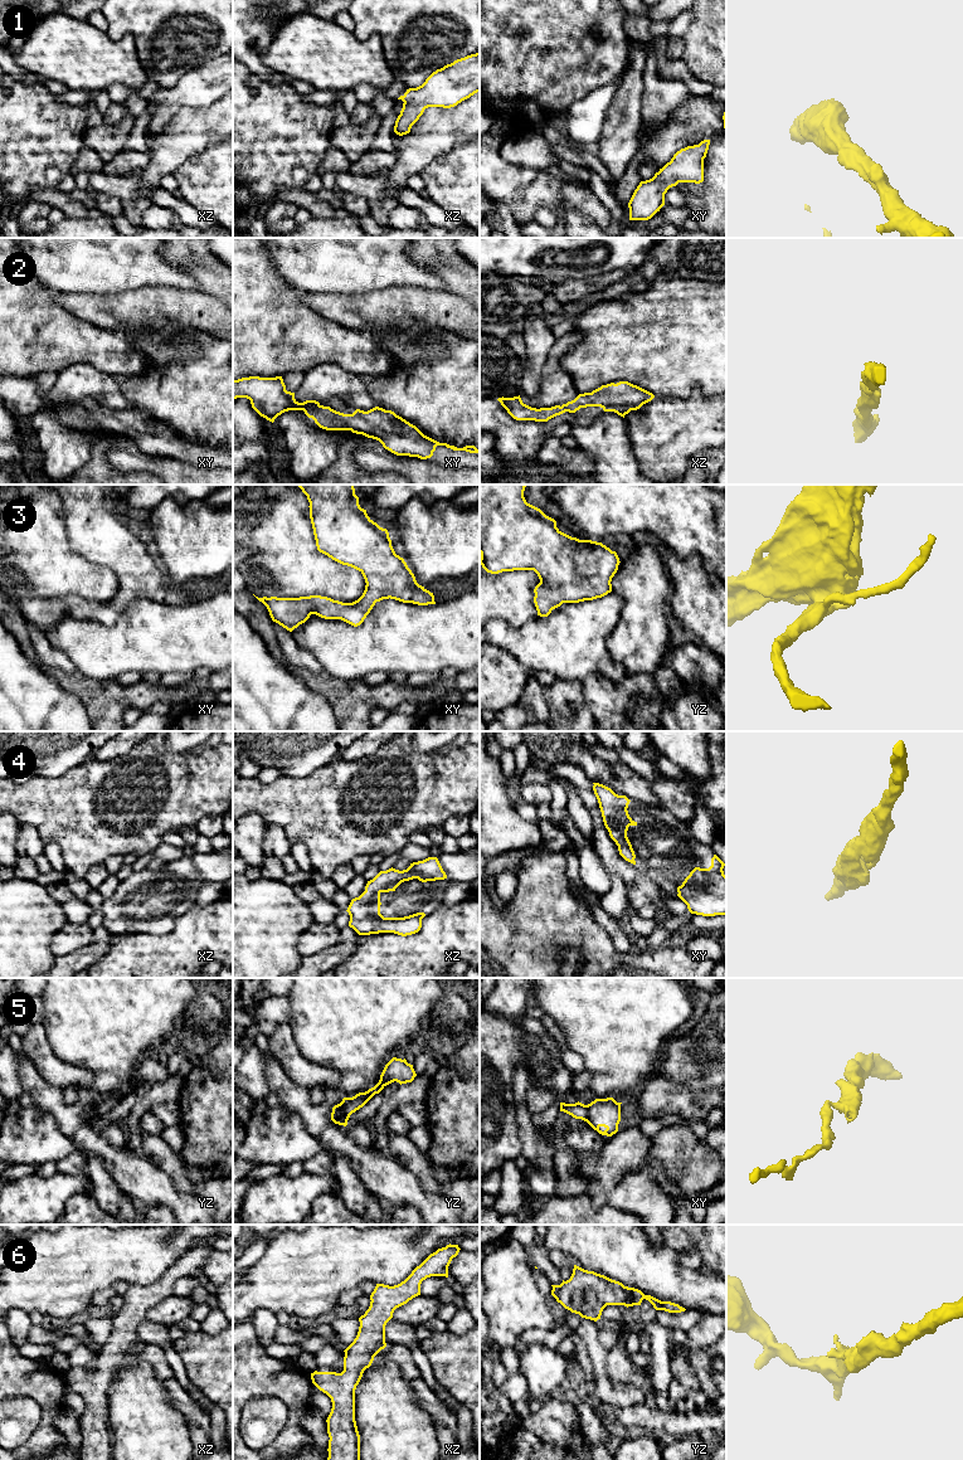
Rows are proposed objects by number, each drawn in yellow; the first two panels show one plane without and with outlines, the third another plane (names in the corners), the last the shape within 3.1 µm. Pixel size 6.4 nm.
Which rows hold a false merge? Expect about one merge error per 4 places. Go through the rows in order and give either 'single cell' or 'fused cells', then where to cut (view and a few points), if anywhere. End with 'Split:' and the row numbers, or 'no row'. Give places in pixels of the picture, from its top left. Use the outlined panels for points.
1: single cell | no cut
2: single cell | no cut
3: single cell | no cut
4: single cell | no cut
5: fused cells | xy (585, 1105), (587, 1120)
6: single cell | no cut
Split: 5

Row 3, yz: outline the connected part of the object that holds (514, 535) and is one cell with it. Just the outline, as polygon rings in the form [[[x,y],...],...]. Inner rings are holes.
[[[480,485],[480,564],[482,568],[491,574],[534,570],[540,579],[534,589],[534,603],[540,617],[548,617],[563,603],[593,600],[611,593],[611,581],[621,563],[617,553],[602,542],[579,540],[561,532],[554,519],[526,502],[525,487],[526,485]]]

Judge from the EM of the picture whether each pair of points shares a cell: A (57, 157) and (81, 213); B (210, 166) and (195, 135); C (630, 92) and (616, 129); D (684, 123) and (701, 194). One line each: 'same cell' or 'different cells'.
A: different cells
B: different cells
C: same cell
D: same cell

